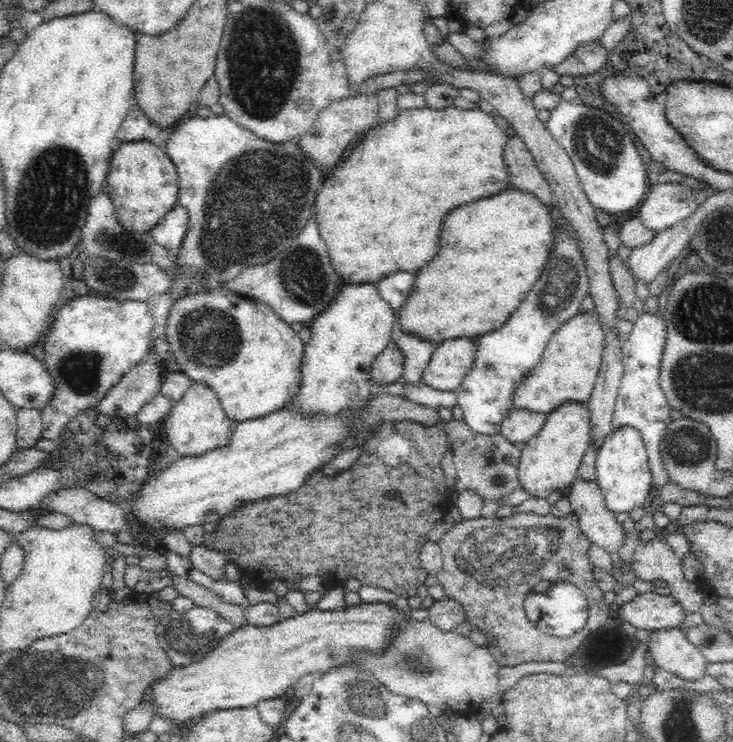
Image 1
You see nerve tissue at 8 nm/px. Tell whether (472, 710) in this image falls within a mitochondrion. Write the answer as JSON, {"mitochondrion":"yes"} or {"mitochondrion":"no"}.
{"mitochondrion":"no"}

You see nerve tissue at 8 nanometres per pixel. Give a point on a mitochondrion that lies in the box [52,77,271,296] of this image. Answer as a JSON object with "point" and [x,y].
{"point":[118,242]}

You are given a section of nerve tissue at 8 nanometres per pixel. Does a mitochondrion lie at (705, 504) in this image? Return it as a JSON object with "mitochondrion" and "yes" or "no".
{"mitochondrion":"no"}

